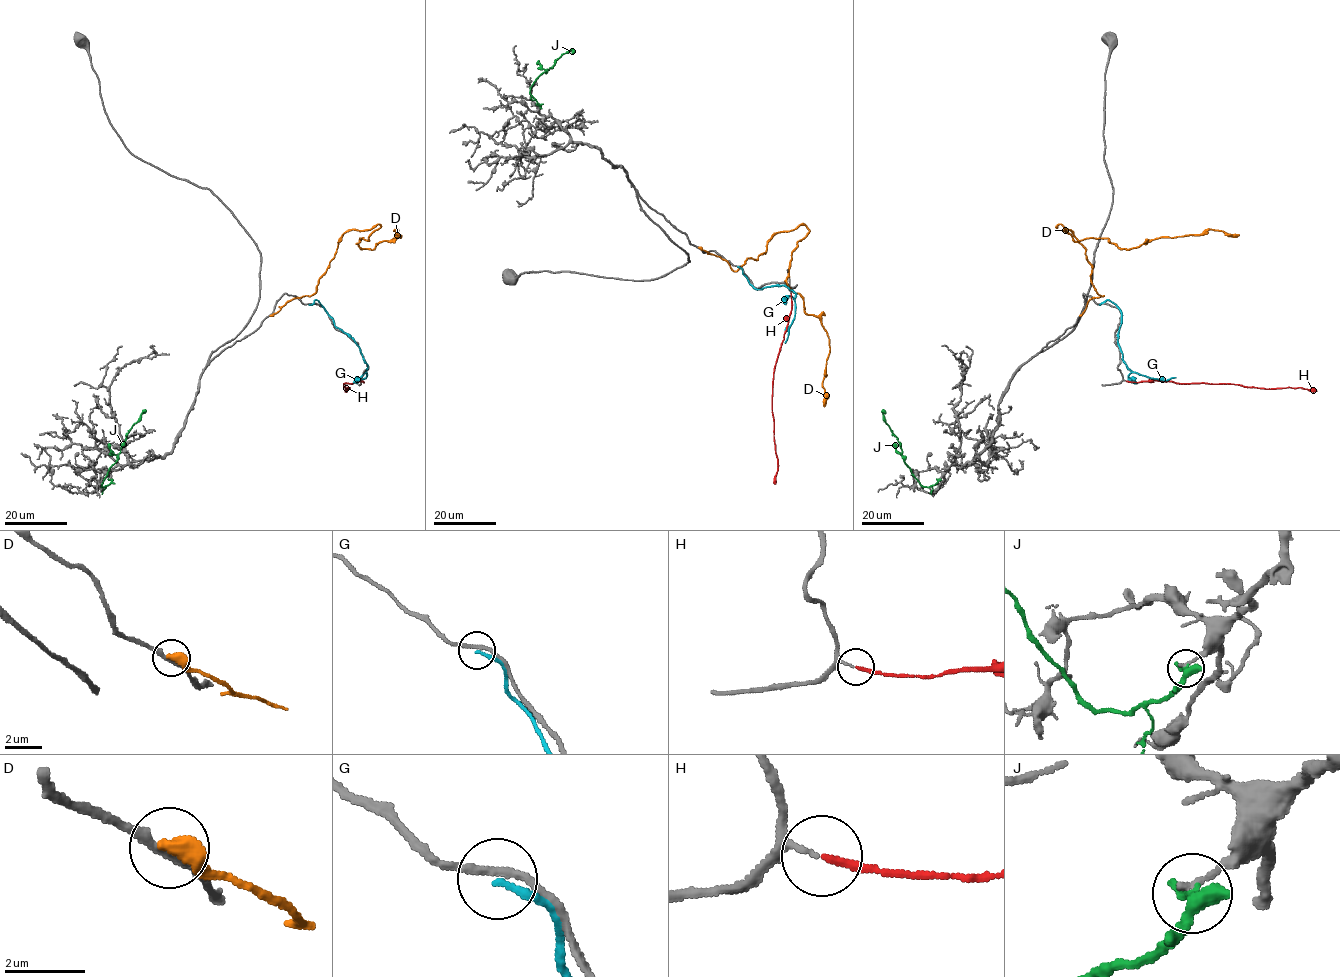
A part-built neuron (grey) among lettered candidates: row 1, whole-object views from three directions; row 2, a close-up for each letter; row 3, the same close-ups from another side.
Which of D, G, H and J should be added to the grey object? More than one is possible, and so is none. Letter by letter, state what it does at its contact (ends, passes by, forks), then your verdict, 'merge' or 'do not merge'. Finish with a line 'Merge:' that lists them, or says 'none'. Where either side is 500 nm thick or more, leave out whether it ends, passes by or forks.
D: it ends; do not merge
G: it ends; do not merge
H: it ends; merge
J: it forks; do not merge
Merge: H

